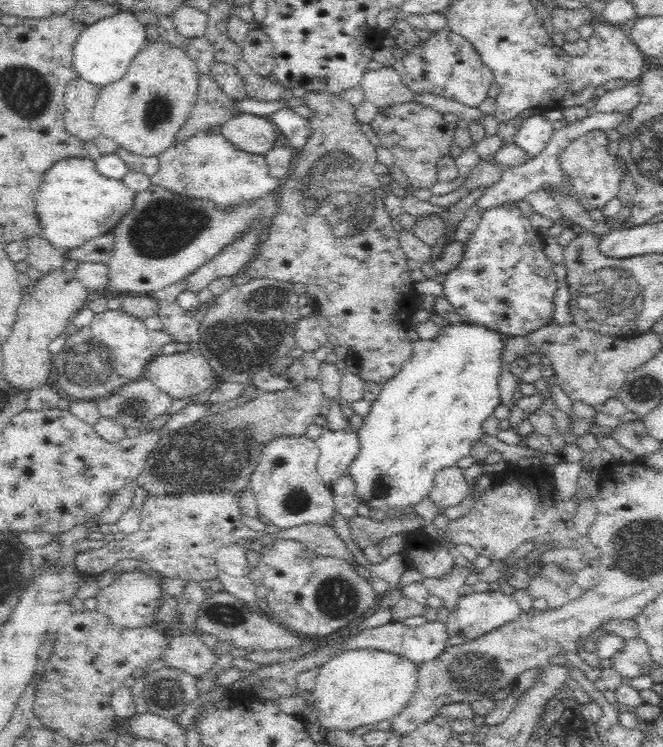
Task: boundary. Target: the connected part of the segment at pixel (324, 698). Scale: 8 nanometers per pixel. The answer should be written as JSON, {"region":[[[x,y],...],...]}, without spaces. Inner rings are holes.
{"region":[[[372,650],[342,651],[319,668],[314,690],[313,710],[320,726],[329,730],[345,730],[391,720],[408,704],[417,687],[419,666],[391,652]]]}

